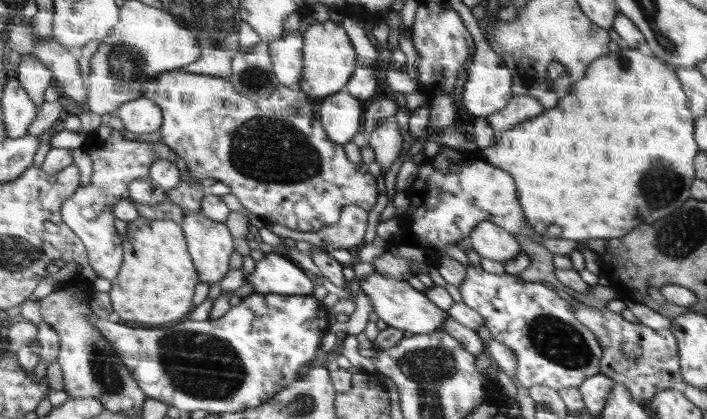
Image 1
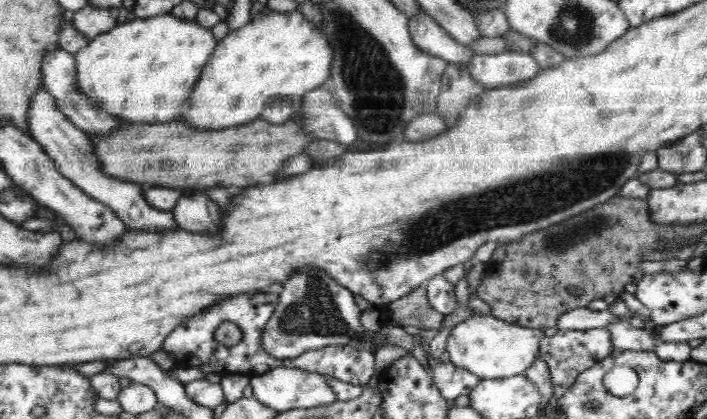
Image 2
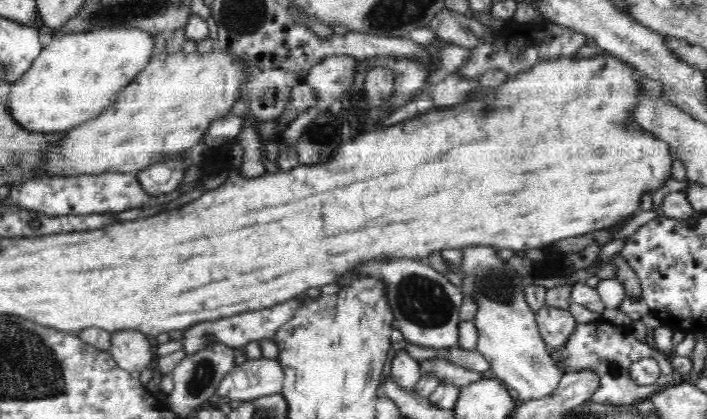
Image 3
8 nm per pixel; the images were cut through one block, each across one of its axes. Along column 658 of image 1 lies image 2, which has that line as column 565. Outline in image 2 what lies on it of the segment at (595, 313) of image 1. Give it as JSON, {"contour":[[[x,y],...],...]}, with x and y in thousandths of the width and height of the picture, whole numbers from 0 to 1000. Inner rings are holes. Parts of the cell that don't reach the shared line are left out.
{"contour":[[[832,783],[832,788],[789,788],[782,802],[771,802],[762,821],[762,850],[774,864],[784,924],[784,950],[789,955],[813,914],[823,888],[866,845],[868,823],[863,814],[859,783]]]}

